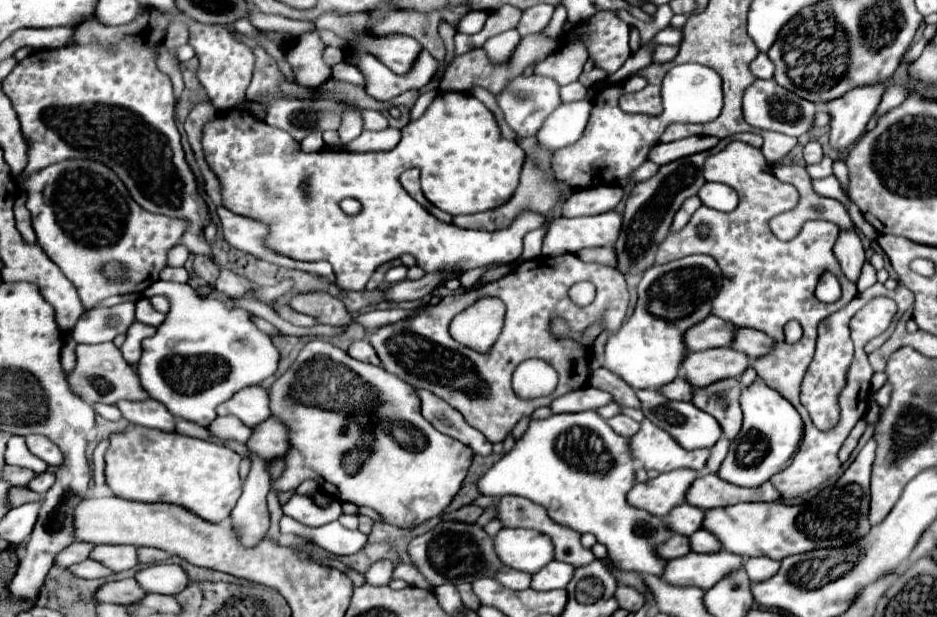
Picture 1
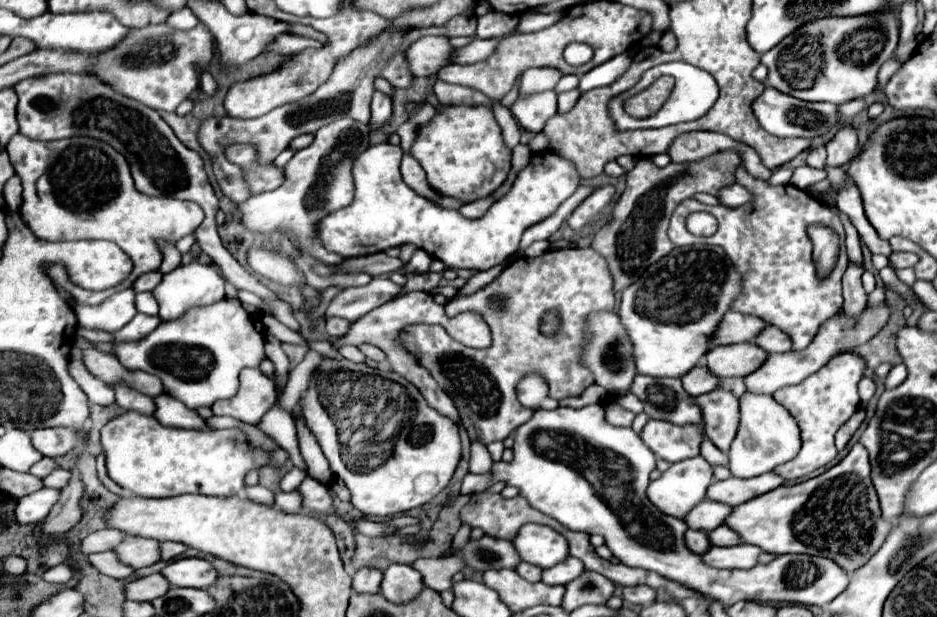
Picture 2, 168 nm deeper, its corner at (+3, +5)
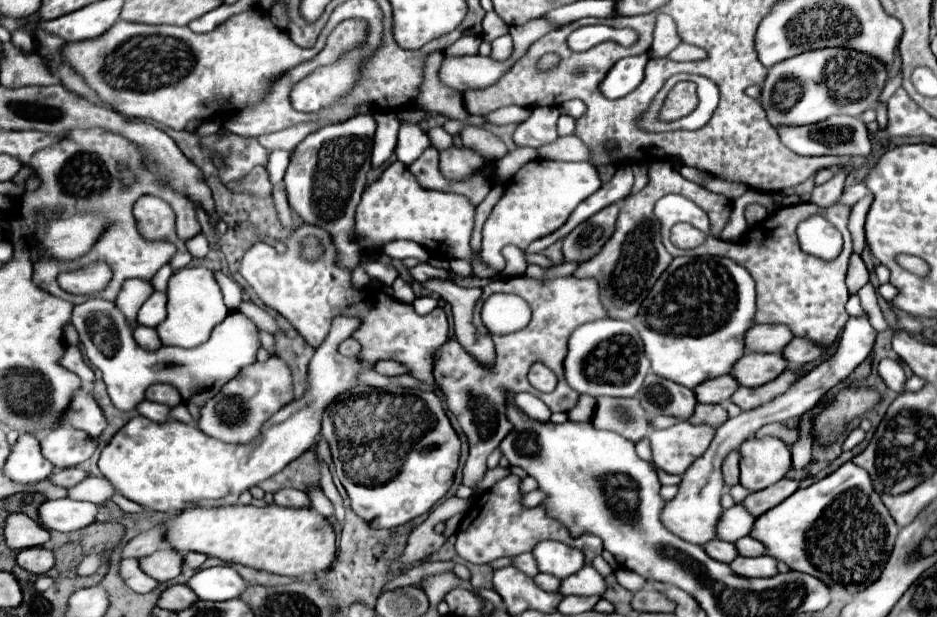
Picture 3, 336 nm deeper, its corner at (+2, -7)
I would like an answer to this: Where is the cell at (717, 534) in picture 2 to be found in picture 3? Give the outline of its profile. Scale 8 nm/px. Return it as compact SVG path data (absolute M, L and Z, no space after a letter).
M746 536L744 540L740 540L736 544L738 544L738 552L742 556L760 556L760 554L766 554L766 546L762 542L750 538L750 536Z

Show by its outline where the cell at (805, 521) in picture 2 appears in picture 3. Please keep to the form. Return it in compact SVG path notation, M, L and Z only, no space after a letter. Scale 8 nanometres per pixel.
M846 462L830 476L808 488L798 488L782 504L762 514L750 536L760 540L770 556L786 562L792 570L826 582L832 592L856 594L880 578L898 526L874 492L868 472Z

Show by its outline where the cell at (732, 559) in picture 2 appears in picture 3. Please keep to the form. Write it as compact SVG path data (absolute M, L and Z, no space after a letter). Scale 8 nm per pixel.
M768 554L756 556L756 558L738 556L738 560L730 562L734 572L738 572L738 576L746 576L746 578L772 578L778 574L776 564L778 564L778 560Z

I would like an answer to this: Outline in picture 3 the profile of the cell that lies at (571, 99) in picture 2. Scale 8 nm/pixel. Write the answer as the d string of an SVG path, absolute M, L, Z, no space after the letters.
M562 114L562 116L558 118L558 134L560 134L560 136L574 134L574 128L576 128L576 120L574 120L572 116Z

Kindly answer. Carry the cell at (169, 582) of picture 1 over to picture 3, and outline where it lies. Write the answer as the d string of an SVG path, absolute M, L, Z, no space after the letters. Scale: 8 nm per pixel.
M216 566L196 572L188 586L198 594L200 600L232 600L238 598L248 584L232 566Z

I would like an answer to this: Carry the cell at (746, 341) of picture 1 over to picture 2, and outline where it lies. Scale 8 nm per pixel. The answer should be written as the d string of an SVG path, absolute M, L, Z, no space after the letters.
M767 326L759 332L759 336L755 336L753 340L759 348L763 348L765 352L773 354L773 352L789 352L791 350L791 340L785 332L781 332L777 326Z

